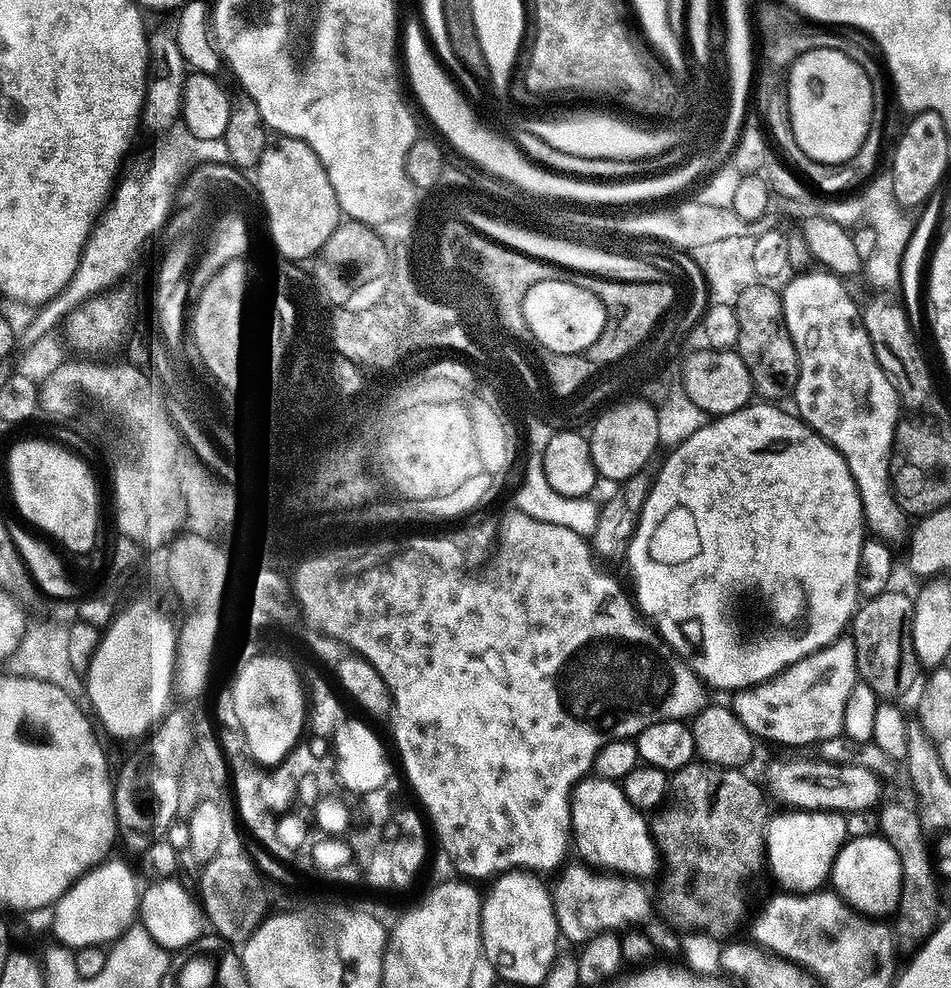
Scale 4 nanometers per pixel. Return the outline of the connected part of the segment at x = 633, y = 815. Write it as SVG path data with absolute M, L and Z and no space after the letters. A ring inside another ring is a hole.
M589 774L572 788L569 800L572 830L570 840L581 852L585 864L596 870L611 870L629 878L645 878L658 866L658 853L650 835L645 813L626 802L623 787L617 781Z

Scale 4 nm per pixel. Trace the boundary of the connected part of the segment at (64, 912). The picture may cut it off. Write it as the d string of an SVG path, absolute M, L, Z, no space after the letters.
M109 858L80 876L53 907L54 938L73 949L114 942L133 925L139 911L140 885L131 868Z

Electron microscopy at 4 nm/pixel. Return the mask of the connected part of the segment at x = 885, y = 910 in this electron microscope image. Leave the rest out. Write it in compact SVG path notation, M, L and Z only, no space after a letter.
M879 834L851 838L840 847L836 855L830 884L836 895L861 917L891 917L900 905L902 890L902 862L898 858L898 850L894 850L894 846L890 846L890 842L886 842Z

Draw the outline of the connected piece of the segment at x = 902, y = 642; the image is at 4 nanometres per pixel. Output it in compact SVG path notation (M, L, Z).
M885 590L865 599L850 621L850 635L856 651L856 674L881 701L896 702L916 680L918 661L912 648L910 627L911 595Z

